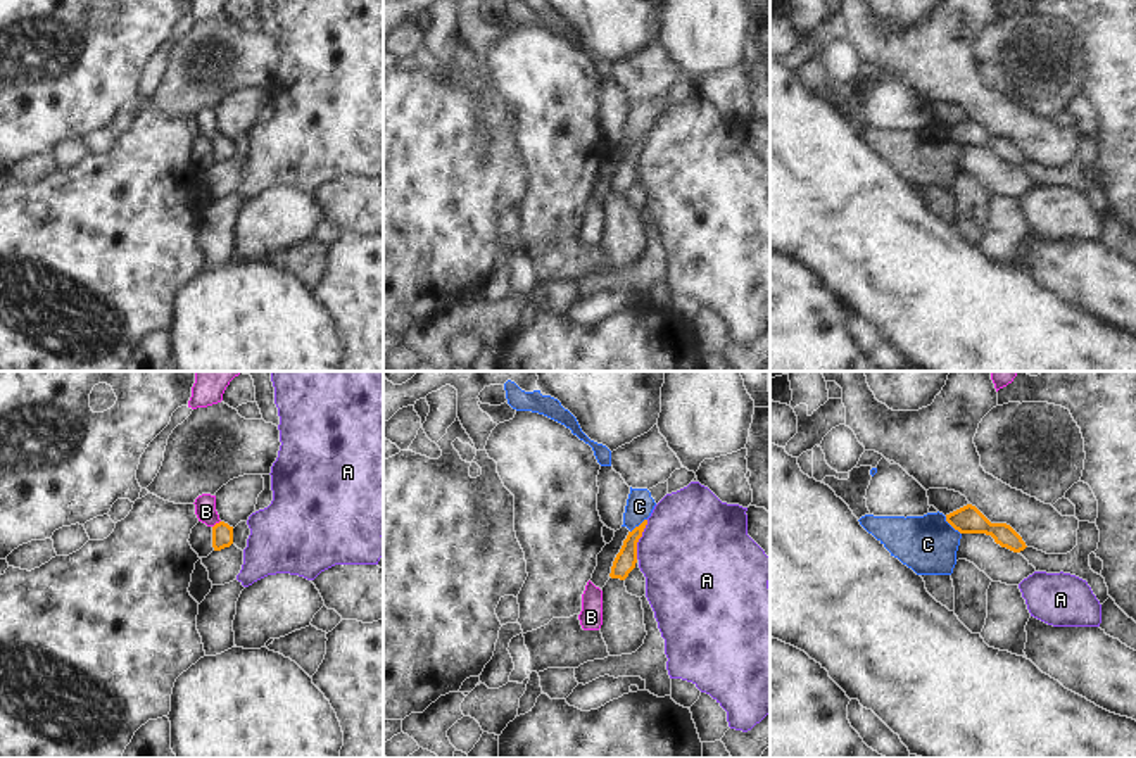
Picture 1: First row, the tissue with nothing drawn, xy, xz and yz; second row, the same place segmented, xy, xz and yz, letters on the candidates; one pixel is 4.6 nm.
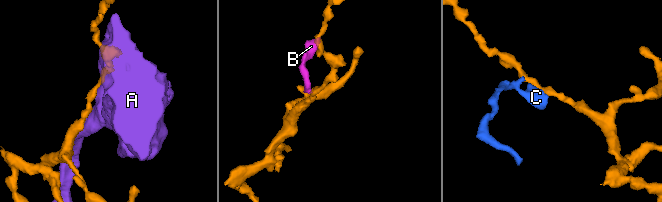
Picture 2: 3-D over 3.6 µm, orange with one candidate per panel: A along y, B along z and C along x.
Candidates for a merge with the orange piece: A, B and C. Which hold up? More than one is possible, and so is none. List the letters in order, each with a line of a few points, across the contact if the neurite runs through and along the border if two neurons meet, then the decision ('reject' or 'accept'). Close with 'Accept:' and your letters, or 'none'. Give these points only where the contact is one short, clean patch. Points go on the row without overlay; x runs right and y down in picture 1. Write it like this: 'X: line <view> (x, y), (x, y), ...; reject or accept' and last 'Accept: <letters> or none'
A: reject
B: line xy (221, 145), (216, 137), (206, 125); accept
C: line yz (945, 130), (960, 147); reject
Accept: B

